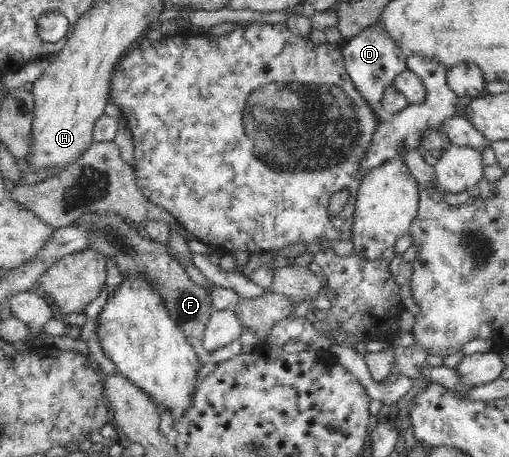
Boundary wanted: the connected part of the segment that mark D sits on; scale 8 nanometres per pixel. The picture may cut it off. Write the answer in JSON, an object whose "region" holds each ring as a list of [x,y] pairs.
{"region":[[[383,24],[367,27],[361,34],[346,41],[342,47],[342,55],[345,59],[346,71],[349,73],[355,88],[359,94],[370,103],[374,111],[381,112],[381,99],[385,89],[396,81],[397,77],[408,70],[408,53],[393,40]]]}

